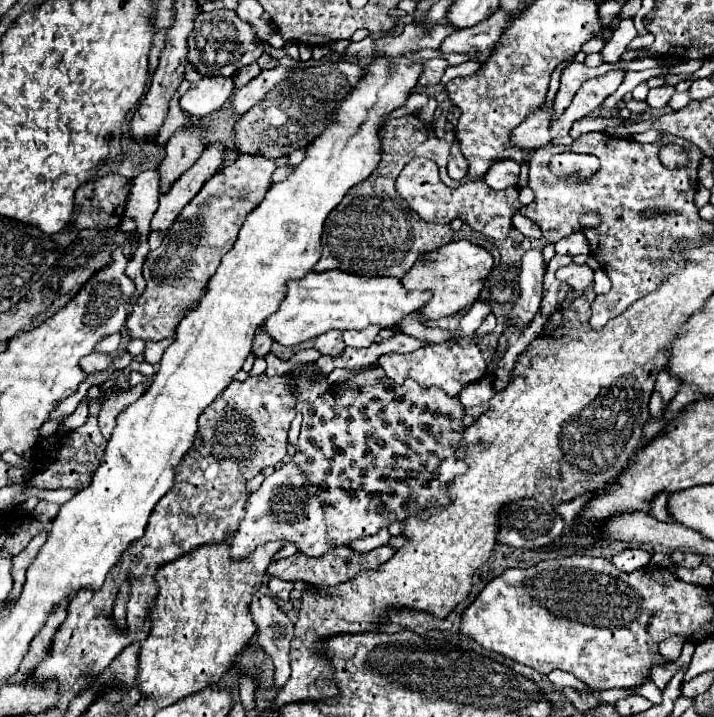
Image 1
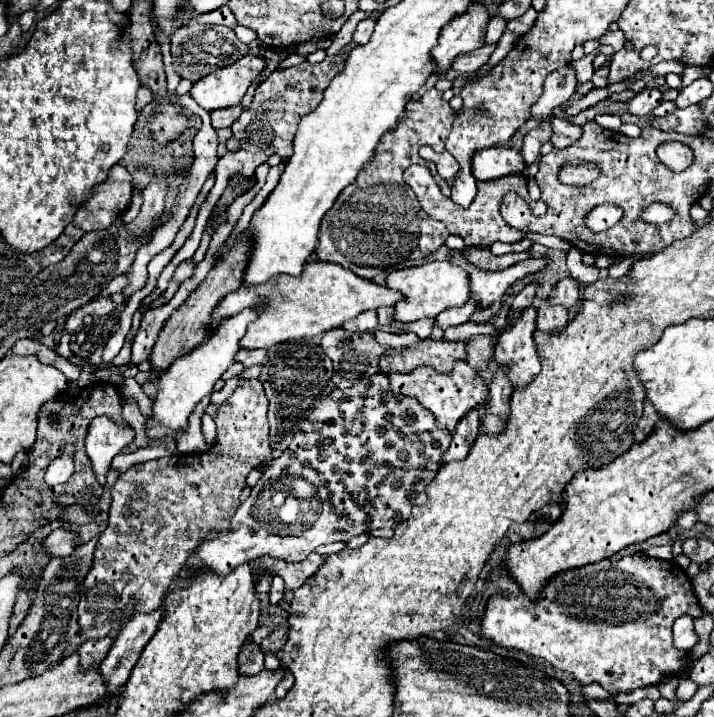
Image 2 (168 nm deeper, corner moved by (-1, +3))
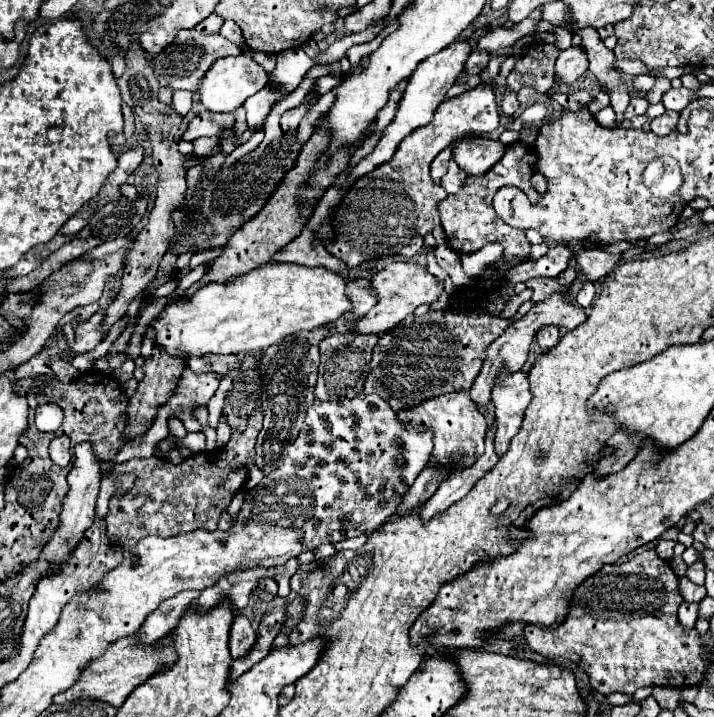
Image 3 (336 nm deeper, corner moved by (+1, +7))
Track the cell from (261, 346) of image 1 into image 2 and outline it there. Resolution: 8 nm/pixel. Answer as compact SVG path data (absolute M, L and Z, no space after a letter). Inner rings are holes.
M240 350L236 362L244 364L244 366L264 364L266 362L266 350Z

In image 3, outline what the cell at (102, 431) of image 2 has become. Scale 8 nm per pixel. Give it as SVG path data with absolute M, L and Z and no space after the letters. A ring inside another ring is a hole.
M82 442L74 448L74 454L76 454L76 460L74 460L74 466L72 470L68 472L68 484L70 484L70 492L64 500L64 506L62 506L62 514L60 514L60 526L58 526L58 532L54 532L52 540L44 546L40 558L46 558L50 560L52 564L58 564L58 560L66 560L66 556L70 556L70 552L76 548L76 544L80 542L80 538L84 536L84 532L92 526L94 518L96 518L96 498L98 498L98 486L100 486L100 464L102 460L98 458L98 454L94 452L92 448L94 444L92 442Z

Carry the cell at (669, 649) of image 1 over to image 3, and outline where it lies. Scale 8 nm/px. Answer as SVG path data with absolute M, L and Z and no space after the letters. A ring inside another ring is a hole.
M682 602L678 608L678 622L682 624L682 628L686 632L690 632L696 624L698 618L698 604L690 604L690 602Z

